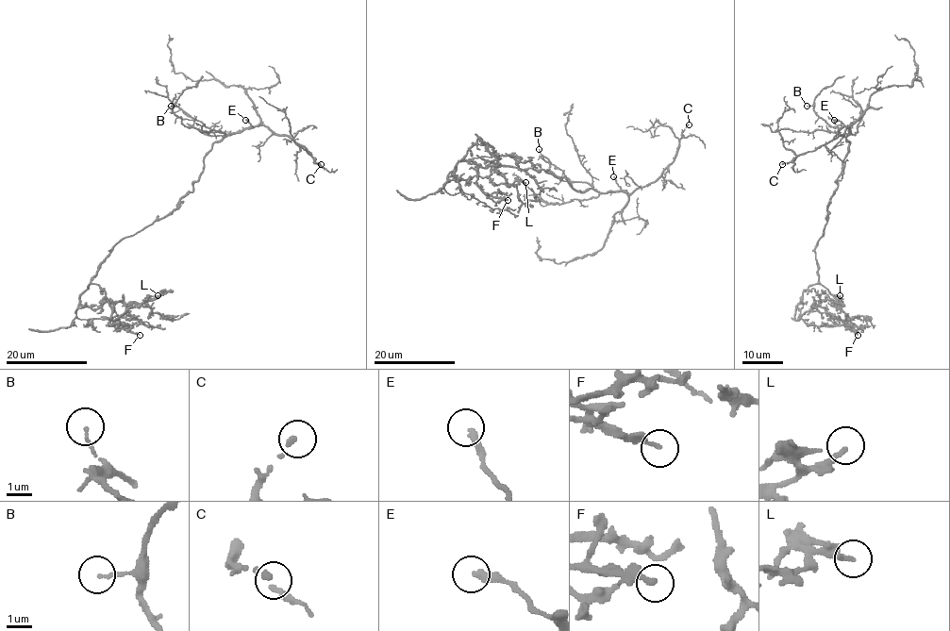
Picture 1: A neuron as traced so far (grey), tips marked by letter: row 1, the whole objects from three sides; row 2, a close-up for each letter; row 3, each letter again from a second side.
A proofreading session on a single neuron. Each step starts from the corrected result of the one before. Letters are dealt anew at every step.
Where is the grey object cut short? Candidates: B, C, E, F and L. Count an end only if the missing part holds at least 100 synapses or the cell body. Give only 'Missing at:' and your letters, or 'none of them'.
Missing at: C

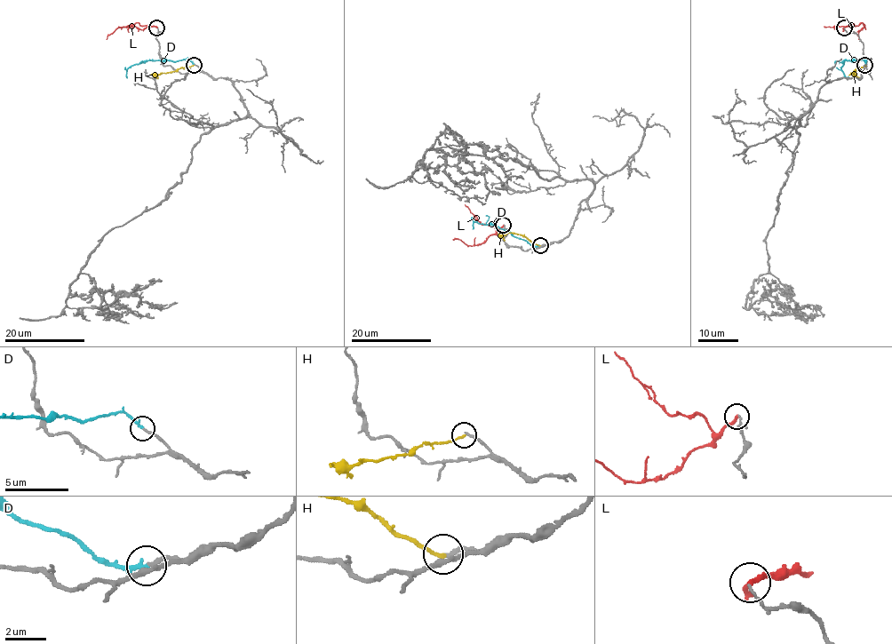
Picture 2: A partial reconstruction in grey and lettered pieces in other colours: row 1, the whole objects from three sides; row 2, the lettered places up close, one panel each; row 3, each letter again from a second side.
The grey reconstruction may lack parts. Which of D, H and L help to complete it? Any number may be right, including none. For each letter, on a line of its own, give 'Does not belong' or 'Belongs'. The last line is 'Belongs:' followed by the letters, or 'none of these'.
D: Belongs
H: Does not belong
L: Does not belong
Belongs: D

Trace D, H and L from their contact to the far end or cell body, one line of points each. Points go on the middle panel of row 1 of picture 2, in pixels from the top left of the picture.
D: (540, 246), (530, 245), (494, 226), (476, 222), (472, 229)
H: (540, 245), (519, 234), (499, 234), (497, 229)
L: (503, 225), (485, 241), (473, 246), (453, 239)

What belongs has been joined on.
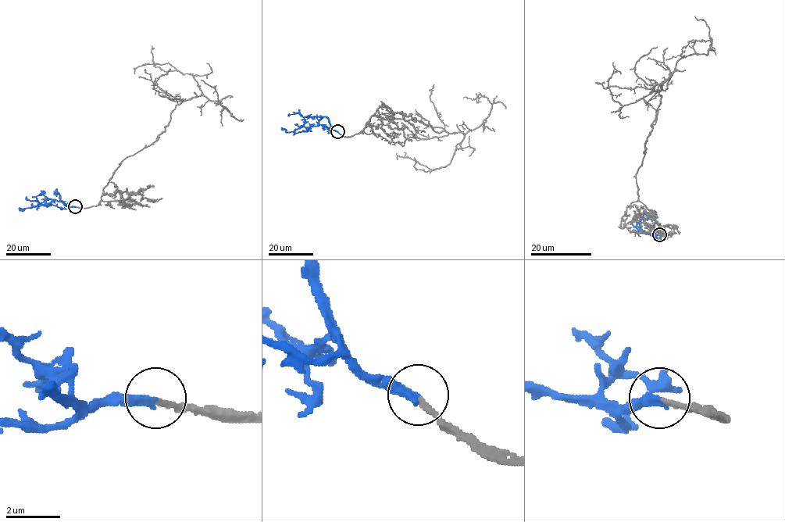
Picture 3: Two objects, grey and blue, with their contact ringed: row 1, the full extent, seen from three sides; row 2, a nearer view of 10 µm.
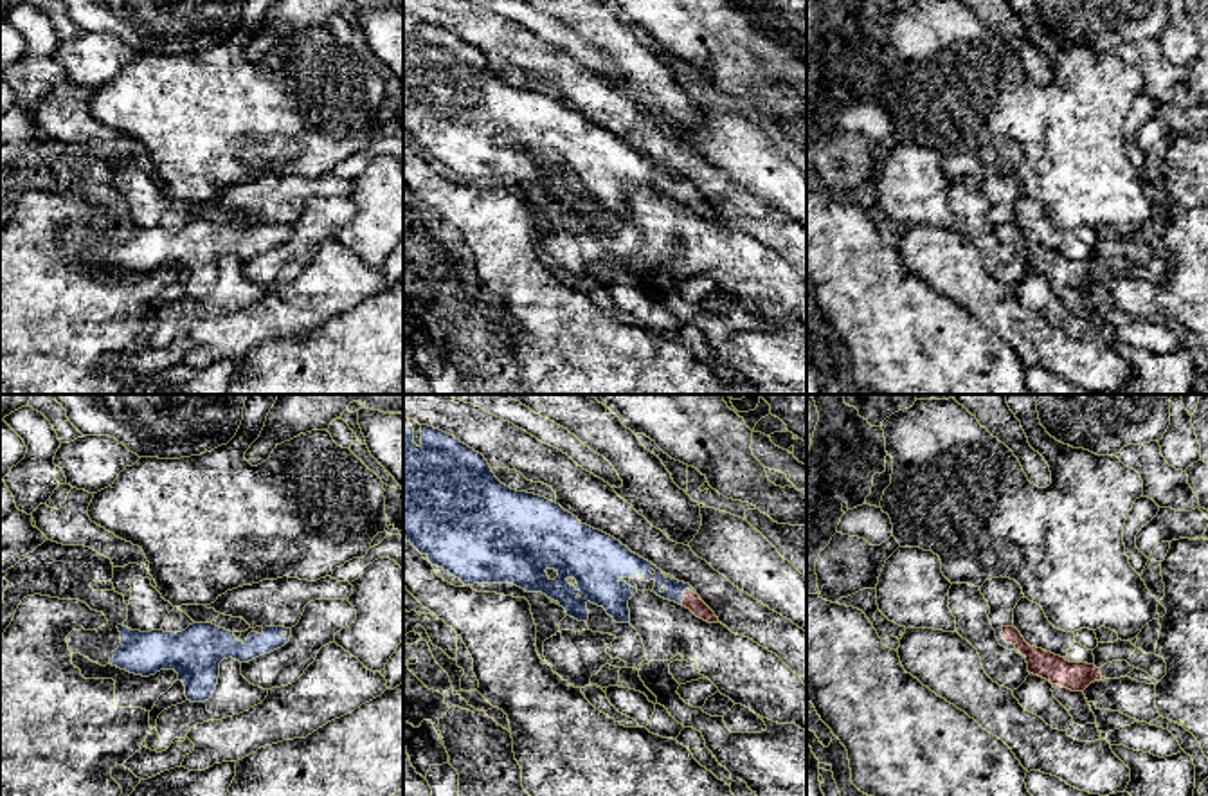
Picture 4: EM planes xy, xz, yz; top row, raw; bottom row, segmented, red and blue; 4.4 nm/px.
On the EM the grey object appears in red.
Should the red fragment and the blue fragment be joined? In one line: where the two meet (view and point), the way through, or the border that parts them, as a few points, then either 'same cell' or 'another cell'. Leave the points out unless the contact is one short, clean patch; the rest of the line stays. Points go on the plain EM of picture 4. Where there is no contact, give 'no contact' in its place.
contact xz (685, 191); way xz (692, 197), (685, 191), (674, 186); same cell

